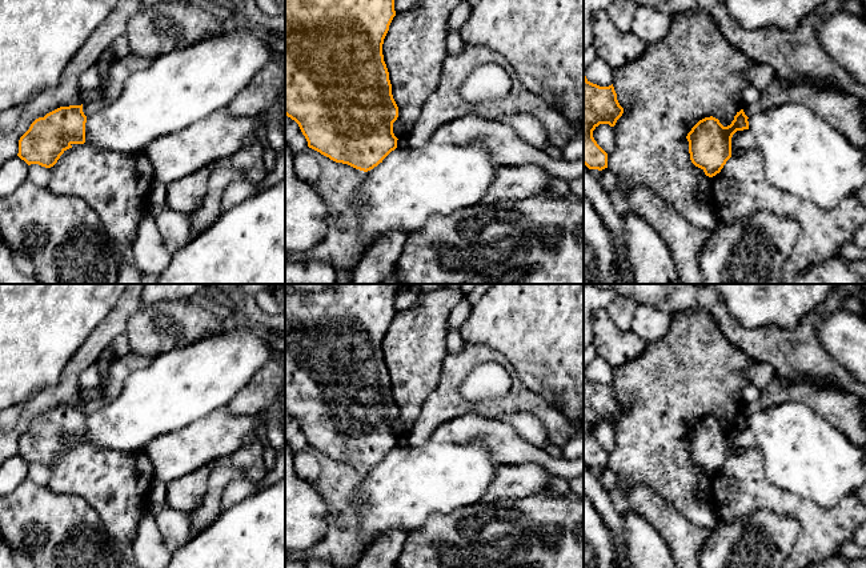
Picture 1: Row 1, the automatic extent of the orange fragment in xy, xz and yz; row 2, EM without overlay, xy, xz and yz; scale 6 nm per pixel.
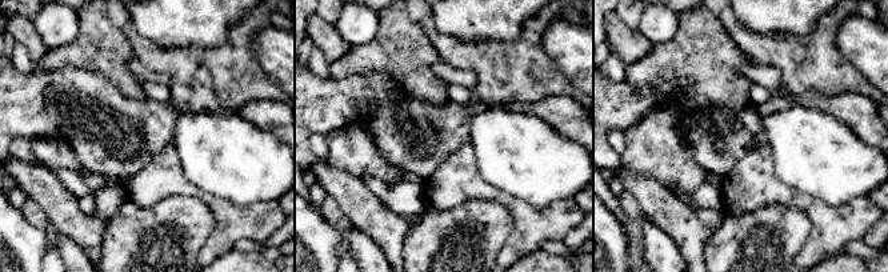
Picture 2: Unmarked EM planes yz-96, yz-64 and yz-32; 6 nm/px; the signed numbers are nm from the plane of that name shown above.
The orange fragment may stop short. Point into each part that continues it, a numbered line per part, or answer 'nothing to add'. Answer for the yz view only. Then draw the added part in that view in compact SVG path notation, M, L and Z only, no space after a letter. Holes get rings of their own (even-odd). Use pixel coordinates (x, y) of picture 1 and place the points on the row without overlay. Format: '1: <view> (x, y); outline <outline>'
nothing to add

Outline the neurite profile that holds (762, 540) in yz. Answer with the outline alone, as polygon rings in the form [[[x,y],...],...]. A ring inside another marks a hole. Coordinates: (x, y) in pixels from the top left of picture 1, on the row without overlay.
[[[759,509],[737,521],[718,519],[699,551],[701,568],[783,568],[799,535],[794,517]]]

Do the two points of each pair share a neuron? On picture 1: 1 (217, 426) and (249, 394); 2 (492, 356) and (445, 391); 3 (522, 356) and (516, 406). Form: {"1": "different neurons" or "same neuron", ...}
{"1": "different neurons", "2": "same neuron", "3": "different neurons"}

